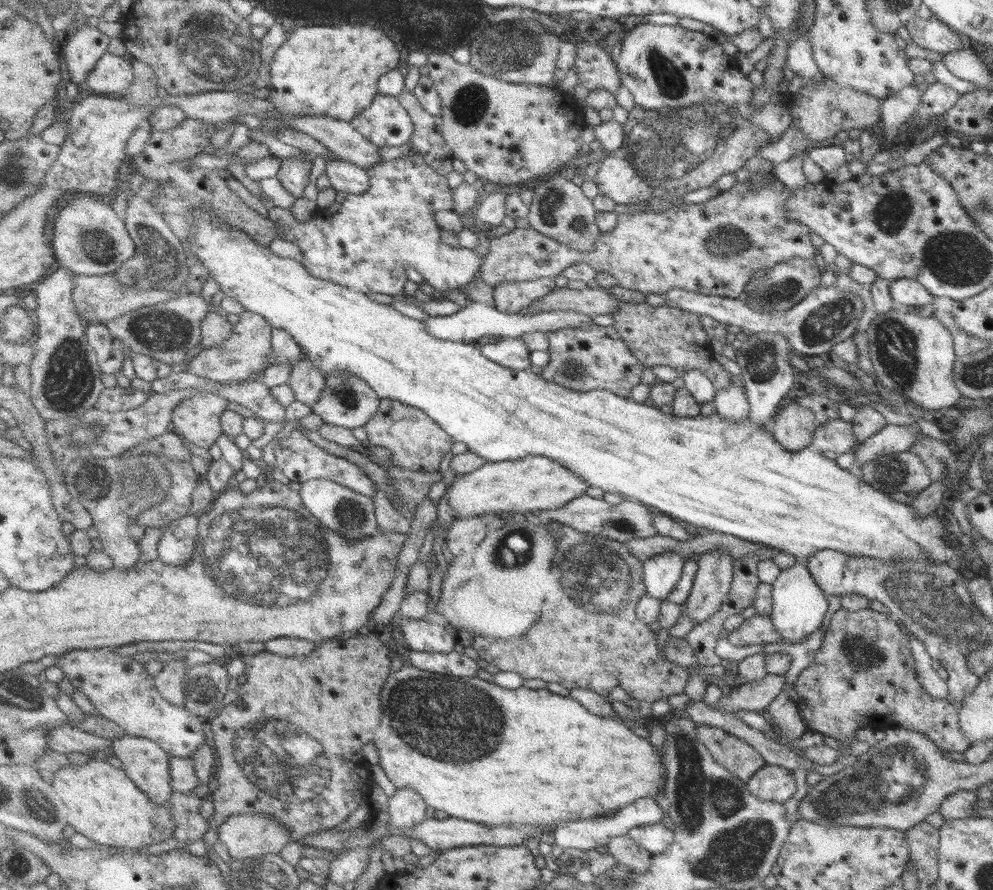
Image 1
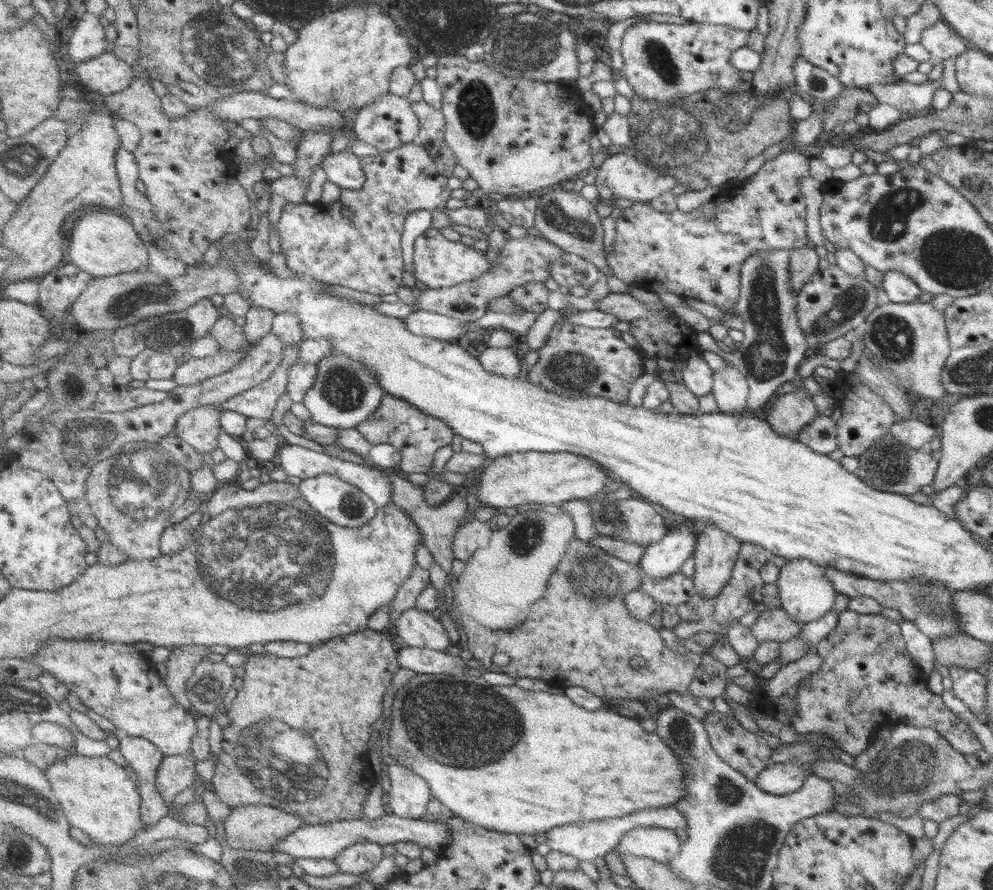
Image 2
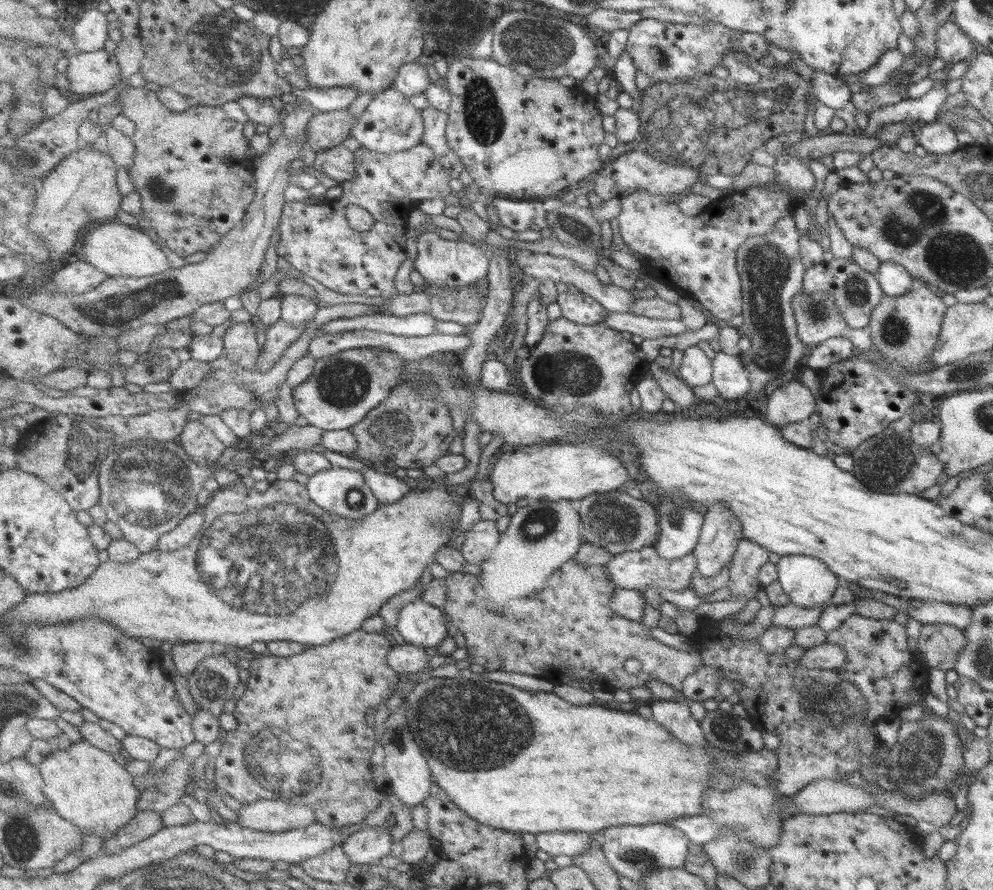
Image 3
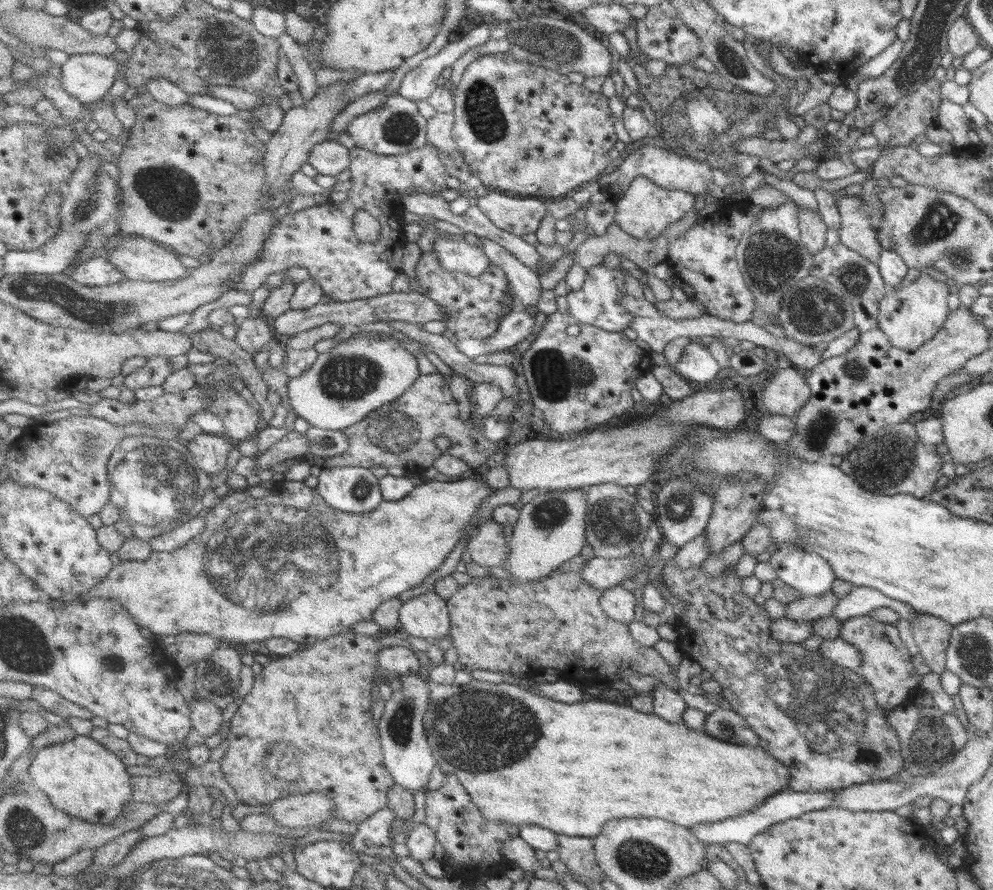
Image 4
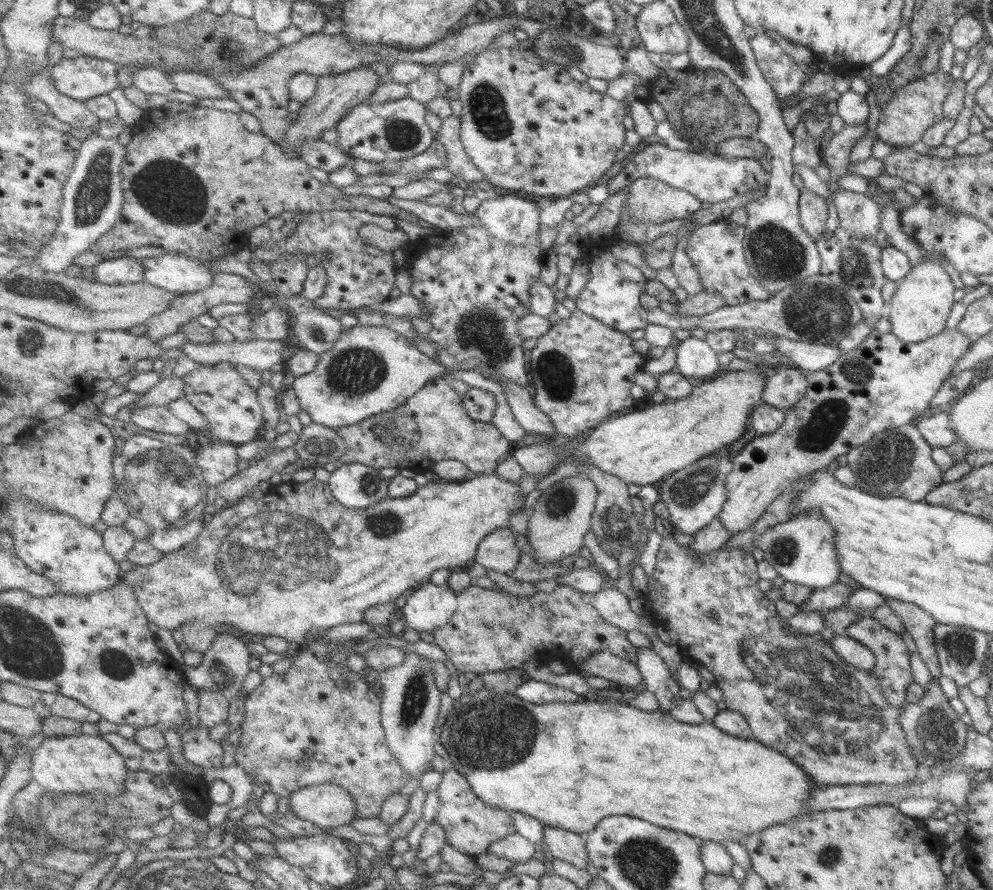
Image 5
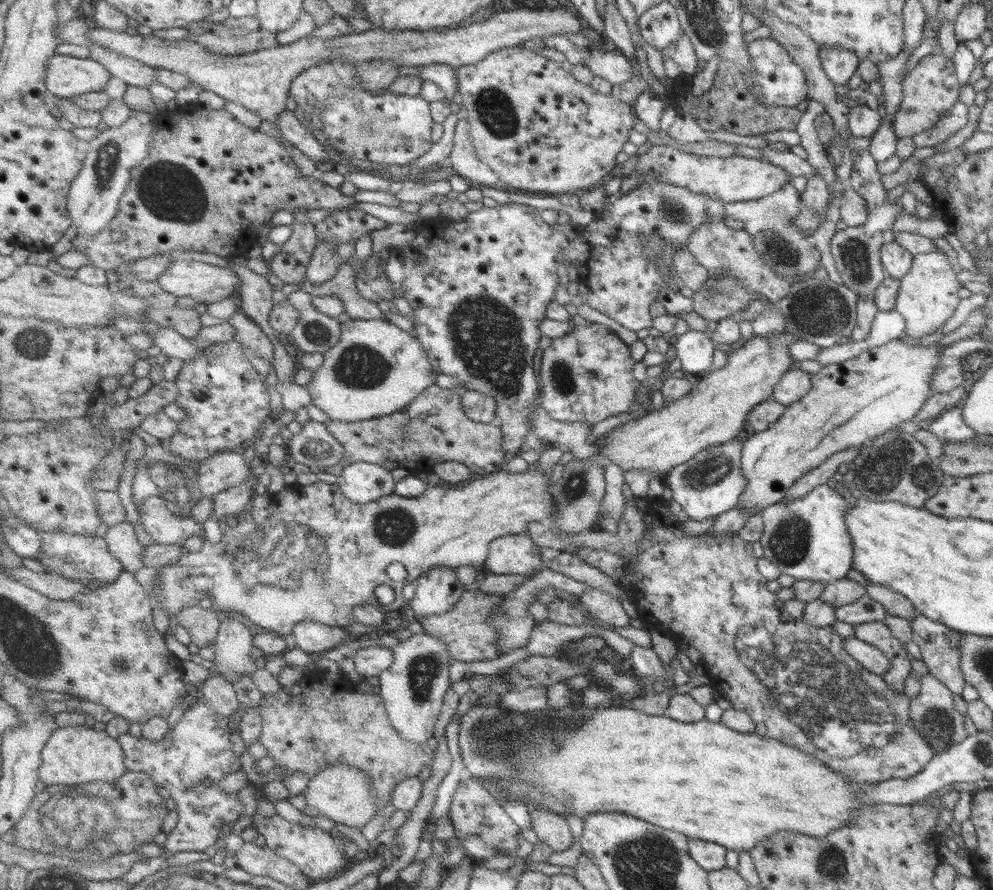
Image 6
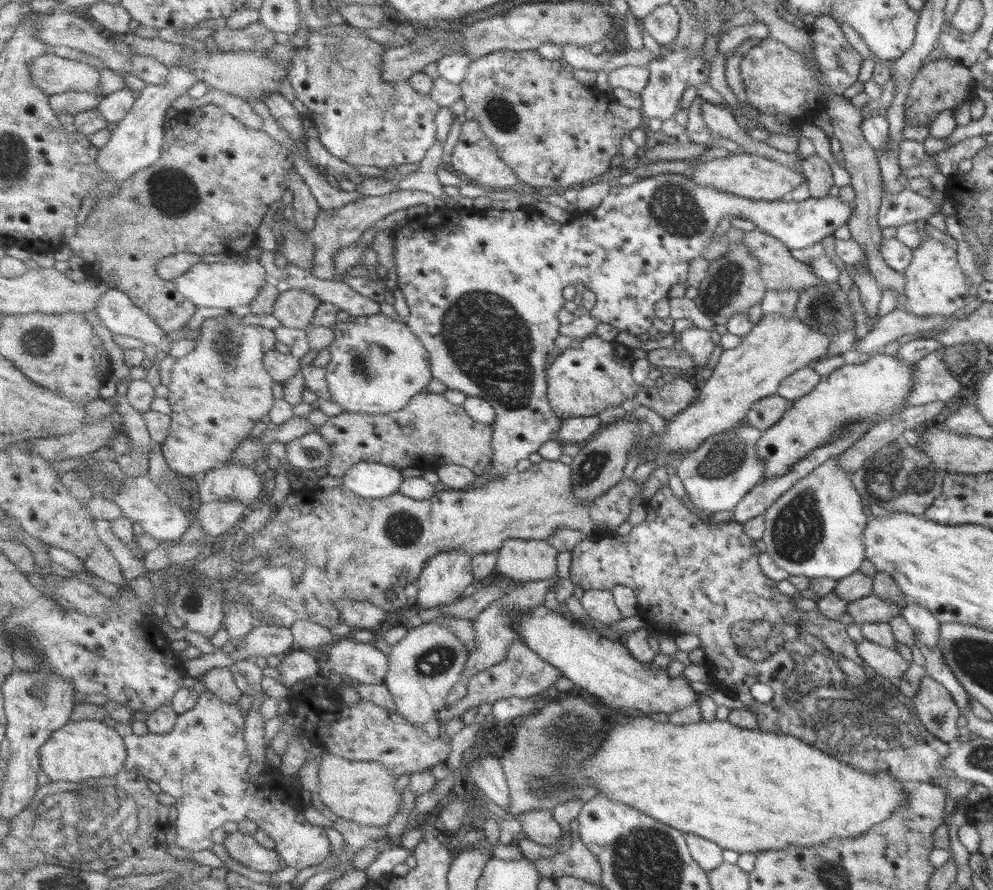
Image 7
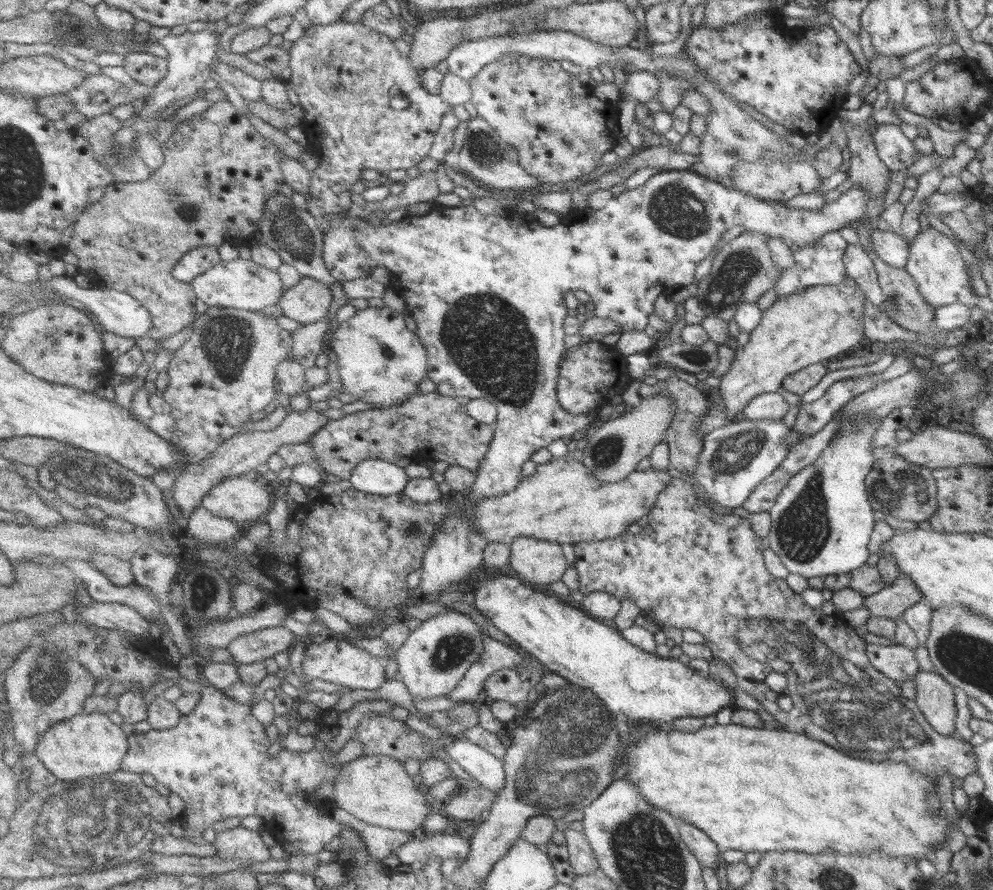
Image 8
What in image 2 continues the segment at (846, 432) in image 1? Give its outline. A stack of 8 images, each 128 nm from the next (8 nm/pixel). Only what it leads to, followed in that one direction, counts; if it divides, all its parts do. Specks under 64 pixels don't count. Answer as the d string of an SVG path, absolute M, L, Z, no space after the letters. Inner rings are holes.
M817 416L806 428L802 429L796 440L814 452L827 455L838 448L836 422L828 416Z

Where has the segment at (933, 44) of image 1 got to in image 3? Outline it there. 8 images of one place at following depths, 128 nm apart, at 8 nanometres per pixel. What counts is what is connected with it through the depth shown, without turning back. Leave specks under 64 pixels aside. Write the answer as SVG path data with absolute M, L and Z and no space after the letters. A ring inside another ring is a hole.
M949 20L942 23L936 31L937 57L946 63L957 63L972 56L971 52L977 49L973 40L957 25Z

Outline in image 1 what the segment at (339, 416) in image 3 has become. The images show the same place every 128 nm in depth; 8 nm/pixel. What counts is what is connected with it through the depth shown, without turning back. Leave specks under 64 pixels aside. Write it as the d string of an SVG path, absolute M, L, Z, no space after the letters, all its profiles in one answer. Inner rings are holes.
M336 371L327 375L328 387L324 390L324 396L312 407L312 411L318 414L324 422L350 429L365 427L381 410L383 401L376 390L362 377L348 371Z

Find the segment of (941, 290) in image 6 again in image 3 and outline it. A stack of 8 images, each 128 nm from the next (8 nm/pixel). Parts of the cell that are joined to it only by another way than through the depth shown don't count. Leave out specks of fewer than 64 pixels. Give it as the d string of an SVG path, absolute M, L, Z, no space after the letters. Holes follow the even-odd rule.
M918 284L915 288L902 293L900 296L888 296L885 294L882 300L874 307L868 323L872 342L879 348L880 352L885 354L888 362L894 362L894 364L904 367L906 372L930 372L936 369L936 366L930 363L929 358L937 343L946 311L947 306L942 301L942 297L938 297L932 288L924 284Z

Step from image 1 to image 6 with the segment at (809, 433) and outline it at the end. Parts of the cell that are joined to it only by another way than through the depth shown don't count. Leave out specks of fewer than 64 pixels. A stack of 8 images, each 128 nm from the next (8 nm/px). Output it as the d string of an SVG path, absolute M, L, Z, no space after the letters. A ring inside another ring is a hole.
M791 368L775 384L771 398L787 407L795 401L801 400L810 391L811 374L800 368Z

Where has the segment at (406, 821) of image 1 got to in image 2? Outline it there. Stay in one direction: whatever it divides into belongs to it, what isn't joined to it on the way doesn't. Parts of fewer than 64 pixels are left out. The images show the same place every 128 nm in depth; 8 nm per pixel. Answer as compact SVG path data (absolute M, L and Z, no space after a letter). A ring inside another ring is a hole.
M392 760L389 764L391 775L391 800L388 810L405 819L426 816L428 804L432 800L433 788L414 769Z

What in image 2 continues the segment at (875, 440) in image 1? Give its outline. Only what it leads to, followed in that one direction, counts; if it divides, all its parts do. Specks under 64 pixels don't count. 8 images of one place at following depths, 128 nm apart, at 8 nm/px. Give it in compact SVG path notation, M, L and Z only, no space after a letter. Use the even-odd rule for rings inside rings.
M917 418L896 421L888 433L914 450L927 449L930 440L940 434L932 425Z

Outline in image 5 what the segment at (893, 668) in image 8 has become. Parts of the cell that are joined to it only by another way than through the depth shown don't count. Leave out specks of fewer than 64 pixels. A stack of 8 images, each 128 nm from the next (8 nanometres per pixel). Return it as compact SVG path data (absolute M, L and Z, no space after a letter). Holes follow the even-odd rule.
M846 634L834 636L829 643L832 646L832 650L850 666L862 671L872 672L872 669L874 669L876 660L872 652L866 646L862 646L856 640L849 638Z

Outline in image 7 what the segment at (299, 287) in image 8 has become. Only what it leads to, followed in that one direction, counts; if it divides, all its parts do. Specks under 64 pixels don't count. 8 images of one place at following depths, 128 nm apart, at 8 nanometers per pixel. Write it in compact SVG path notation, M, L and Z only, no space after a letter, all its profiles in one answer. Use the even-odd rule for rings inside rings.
M288 289L280 295L274 315L291 331L304 332L314 322L321 303L313 292Z

